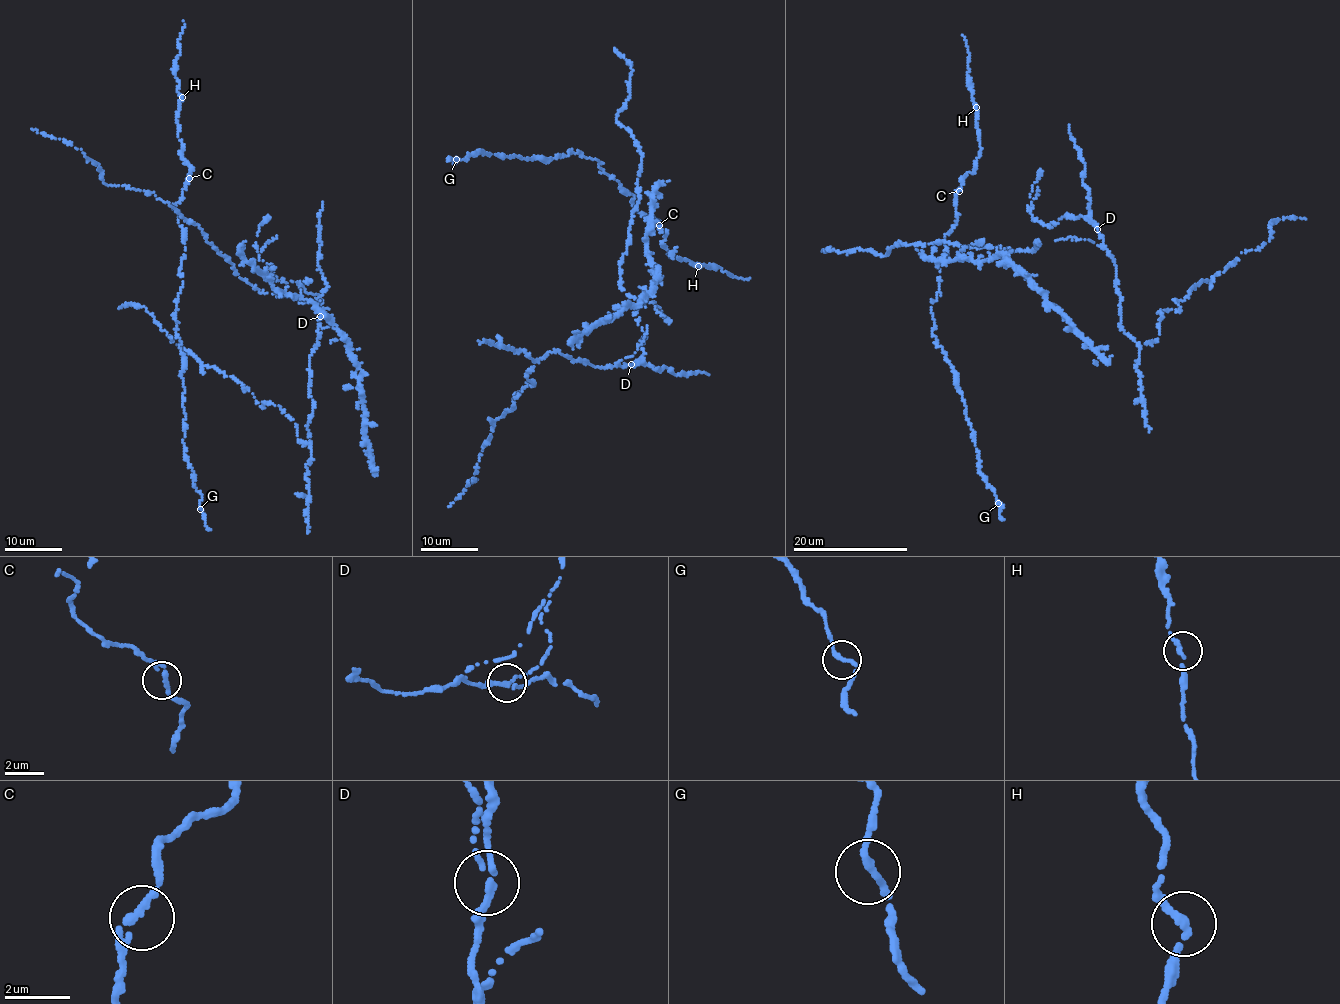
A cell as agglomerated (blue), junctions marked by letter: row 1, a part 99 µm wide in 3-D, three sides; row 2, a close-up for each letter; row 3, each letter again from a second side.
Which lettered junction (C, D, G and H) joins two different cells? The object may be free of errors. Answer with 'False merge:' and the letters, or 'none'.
False merge: D

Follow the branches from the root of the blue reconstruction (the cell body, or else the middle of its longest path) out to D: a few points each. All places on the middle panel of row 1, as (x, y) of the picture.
D: (647, 326), (646, 333), (633, 355), (618, 363), (631, 365)

